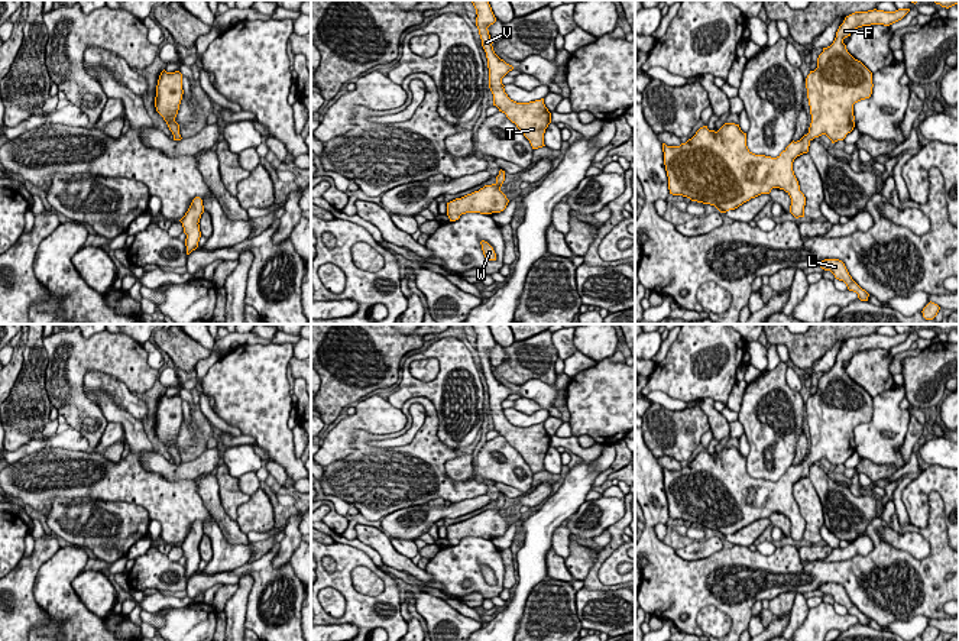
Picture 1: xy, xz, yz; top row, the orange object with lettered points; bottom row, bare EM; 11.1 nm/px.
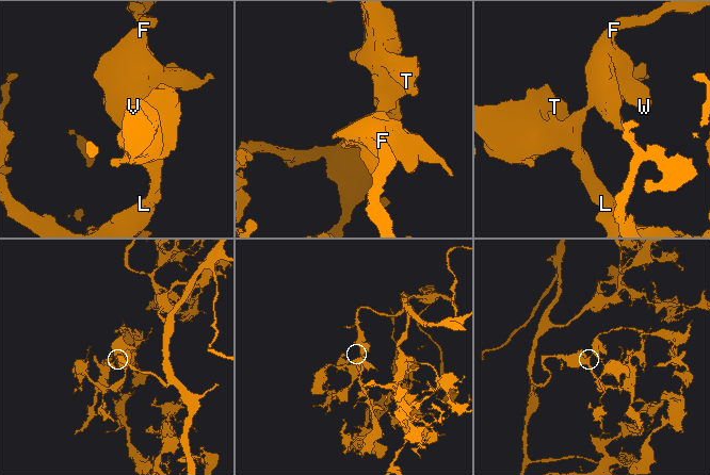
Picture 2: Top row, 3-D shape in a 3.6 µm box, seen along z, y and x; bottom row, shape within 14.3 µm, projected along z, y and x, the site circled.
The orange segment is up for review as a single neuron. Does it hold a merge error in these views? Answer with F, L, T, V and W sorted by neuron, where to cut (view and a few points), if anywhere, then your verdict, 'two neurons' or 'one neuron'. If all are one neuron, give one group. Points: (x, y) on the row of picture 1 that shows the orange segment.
F L T V W | no cut | one neuron

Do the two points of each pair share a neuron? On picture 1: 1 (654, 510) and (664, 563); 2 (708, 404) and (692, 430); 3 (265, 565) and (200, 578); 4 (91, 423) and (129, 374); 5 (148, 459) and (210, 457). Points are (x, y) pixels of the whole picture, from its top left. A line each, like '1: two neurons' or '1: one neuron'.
1: one neuron
2: two neurons
3: one neuron
4: one neuron
5: one neuron

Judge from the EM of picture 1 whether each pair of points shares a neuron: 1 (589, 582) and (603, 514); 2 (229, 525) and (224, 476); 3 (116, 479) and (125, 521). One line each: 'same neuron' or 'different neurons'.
1: different neurons
2: different neurons
3: different neurons

